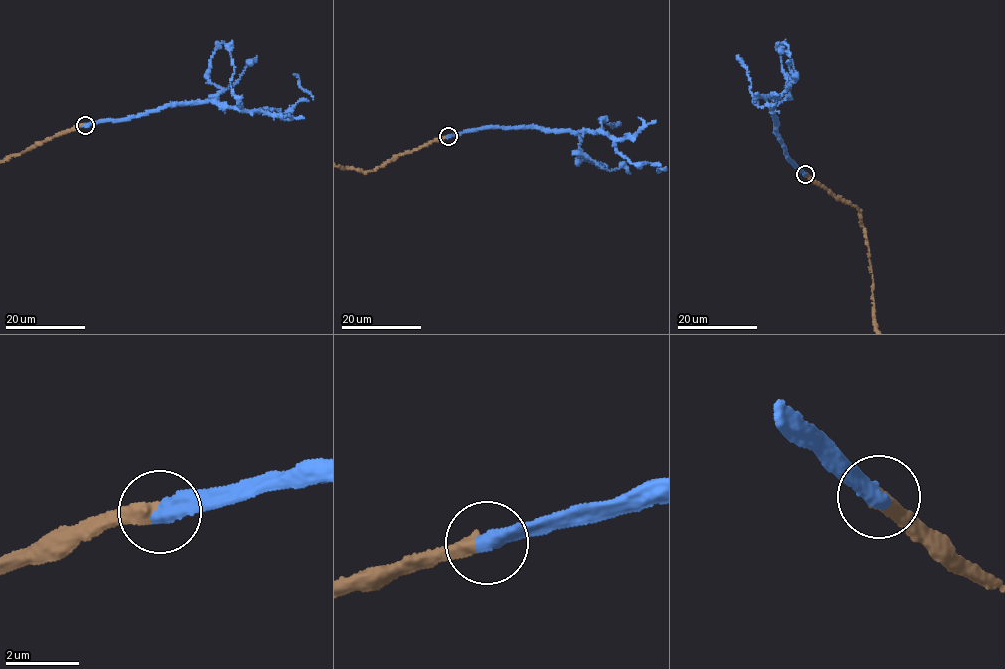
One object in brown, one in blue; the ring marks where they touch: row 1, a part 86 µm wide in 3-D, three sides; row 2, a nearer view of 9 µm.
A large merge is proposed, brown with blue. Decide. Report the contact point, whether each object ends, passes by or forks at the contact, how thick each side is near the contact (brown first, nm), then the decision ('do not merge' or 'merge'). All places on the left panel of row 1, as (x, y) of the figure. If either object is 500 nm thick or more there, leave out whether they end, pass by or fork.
(85, 125) | brown ends | blue ends | 440/480 nm | merge

